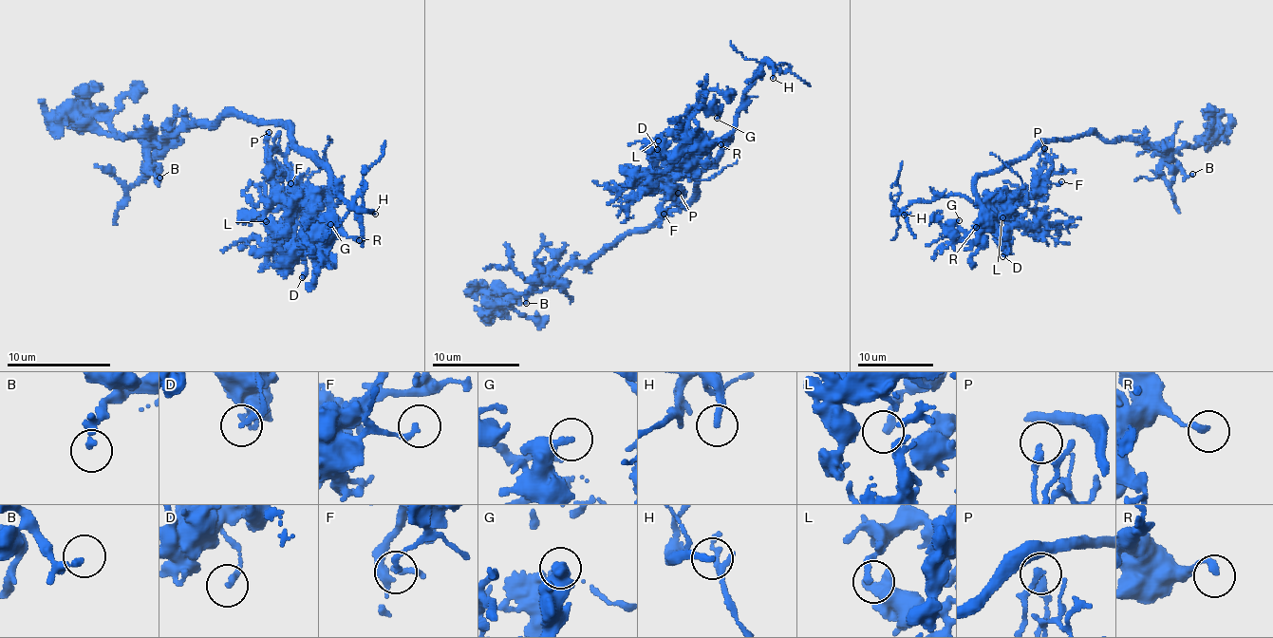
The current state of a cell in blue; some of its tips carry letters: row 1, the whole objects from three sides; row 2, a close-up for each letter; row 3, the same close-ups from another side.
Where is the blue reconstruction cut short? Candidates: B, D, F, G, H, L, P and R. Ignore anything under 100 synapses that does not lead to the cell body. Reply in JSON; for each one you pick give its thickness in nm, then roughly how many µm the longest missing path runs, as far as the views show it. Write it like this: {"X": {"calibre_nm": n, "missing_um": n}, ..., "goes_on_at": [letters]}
{"H": {"calibre_nm": 240, "missing_um": 25}, "goes_on_at": ["H"]}

